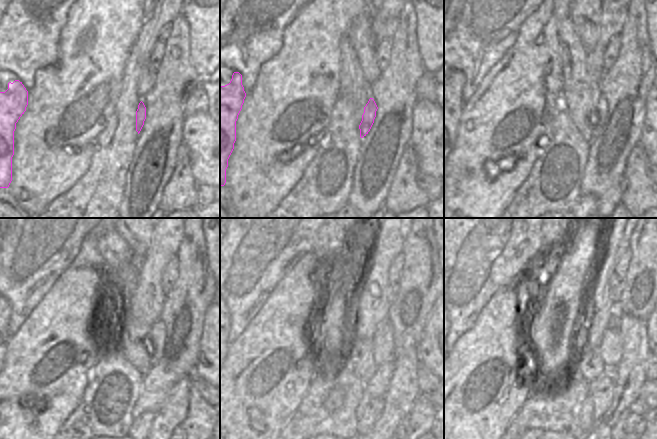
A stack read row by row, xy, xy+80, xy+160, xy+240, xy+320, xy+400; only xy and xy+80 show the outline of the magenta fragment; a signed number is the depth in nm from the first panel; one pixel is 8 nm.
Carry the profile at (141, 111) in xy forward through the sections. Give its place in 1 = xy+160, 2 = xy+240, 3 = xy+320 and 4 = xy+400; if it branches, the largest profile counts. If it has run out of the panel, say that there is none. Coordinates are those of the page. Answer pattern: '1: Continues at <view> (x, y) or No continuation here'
1: Continues at xy+160 (601, 110)
2: Continues at xy+240 (157, 330)
3: Continues at xy+320 (383, 339)
4: Continues at xy+400 (610, 349).

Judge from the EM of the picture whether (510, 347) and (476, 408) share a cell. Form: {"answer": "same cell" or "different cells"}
{"answer": "same cell"}

